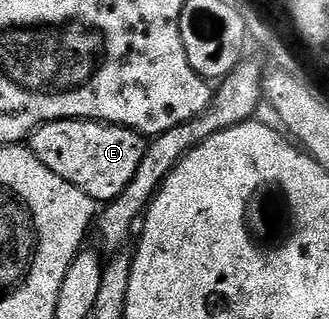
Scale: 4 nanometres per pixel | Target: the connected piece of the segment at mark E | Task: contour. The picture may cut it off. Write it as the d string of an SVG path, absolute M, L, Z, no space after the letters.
M55 120L32 133L30 147L38 162L54 170L58 178L66 178L66 182L78 186L82 194L94 201L107 202L118 198L118 194L130 186L130 178L138 174L146 140L134 129L117 124L102 124L98 120Z

